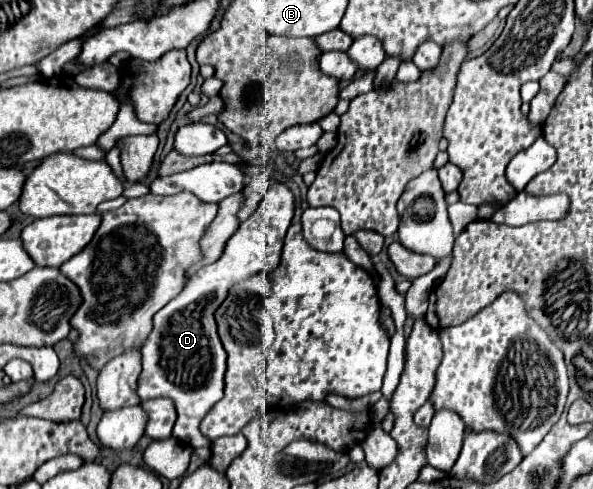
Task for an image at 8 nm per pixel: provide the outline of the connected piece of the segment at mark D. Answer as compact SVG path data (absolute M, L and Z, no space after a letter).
M273 183L257 211L245 219L235 235L227 241L223 255L215 263L197 269L187 279L183 291L153 317L153 331L141 351L145 363L139 375L137 393L141 401L157 397L171 399L177 411L173 437L191 447L211 445L211 441L199 433L199 423L207 411L223 397L227 353L217 335L213 313L225 301L229 289L235 283L245 281L261 271L271 273L279 265L283 237L291 219L293 195L283 183Z

